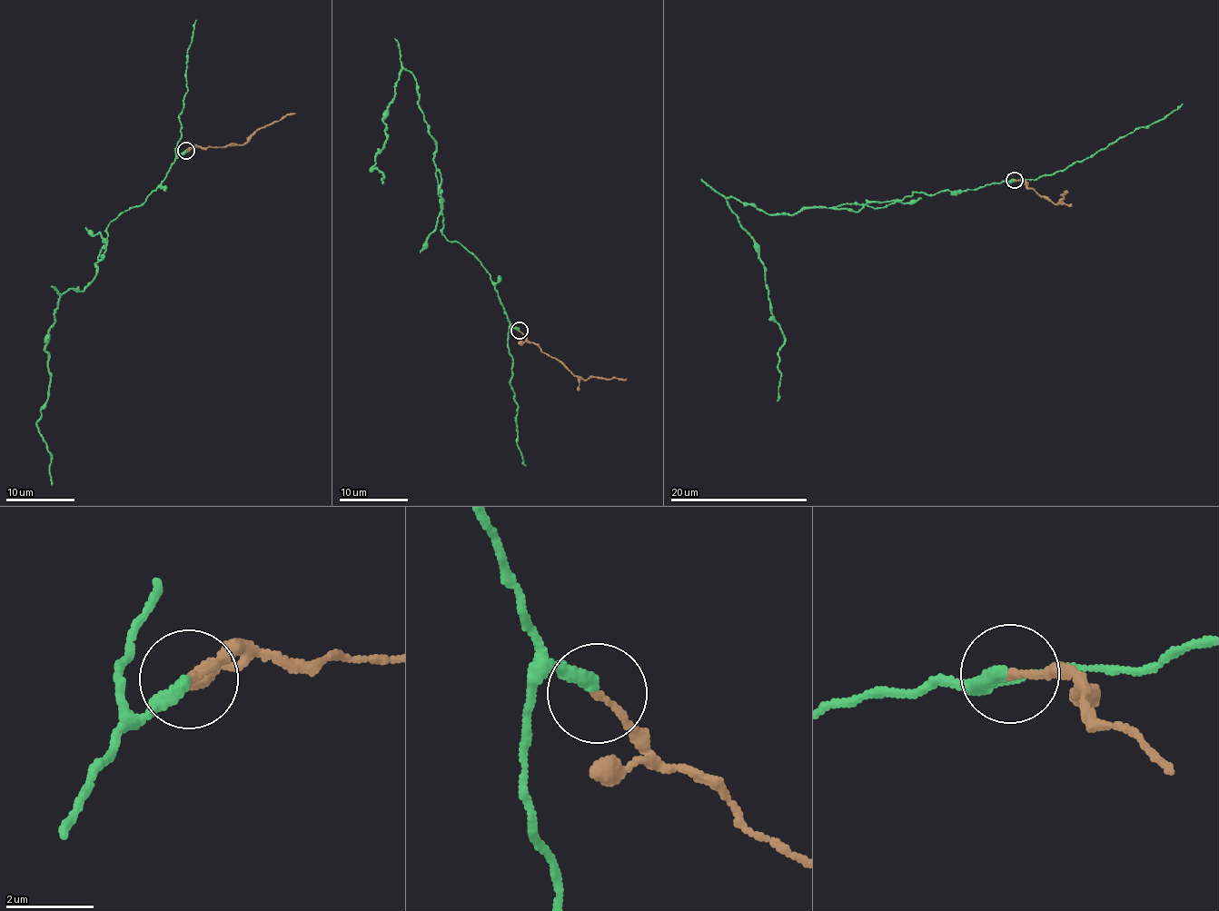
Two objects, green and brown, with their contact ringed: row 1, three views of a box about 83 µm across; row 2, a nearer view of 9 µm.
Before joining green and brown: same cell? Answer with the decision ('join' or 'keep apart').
keep apart

